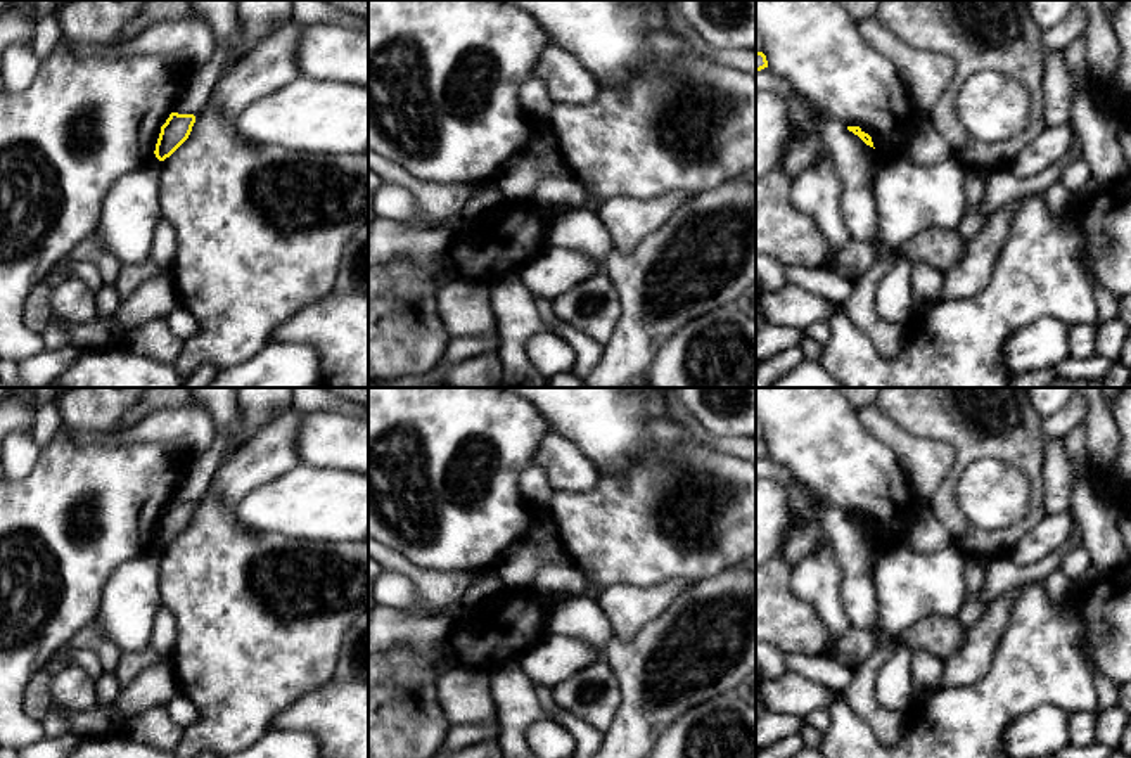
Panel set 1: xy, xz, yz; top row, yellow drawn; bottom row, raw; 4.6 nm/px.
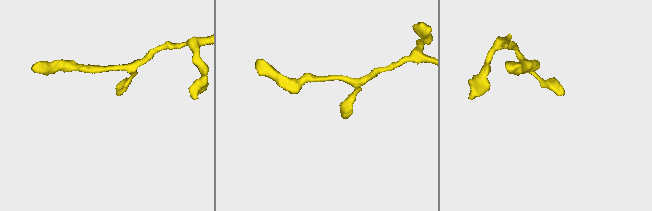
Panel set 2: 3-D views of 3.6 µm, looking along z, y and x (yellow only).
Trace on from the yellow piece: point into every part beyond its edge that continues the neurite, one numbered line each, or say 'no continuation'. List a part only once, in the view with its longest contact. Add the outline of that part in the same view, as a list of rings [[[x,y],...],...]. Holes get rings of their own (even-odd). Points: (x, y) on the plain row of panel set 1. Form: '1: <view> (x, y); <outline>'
no continuation

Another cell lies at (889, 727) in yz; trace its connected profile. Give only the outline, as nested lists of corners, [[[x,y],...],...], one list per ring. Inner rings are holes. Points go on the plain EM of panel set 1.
[[[896,639],[887,647],[872,652],[853,668],[853,680],[844,689],[849,708],[873,730],[884,746],[896,746],[906,736],[906,711],[892,713],[884,710],[875,697],[877,675],[882,665],[899,649],[903,642]]]

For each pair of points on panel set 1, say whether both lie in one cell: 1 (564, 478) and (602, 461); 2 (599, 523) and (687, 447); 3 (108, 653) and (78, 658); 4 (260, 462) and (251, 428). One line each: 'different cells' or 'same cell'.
1: different cells
2: same cell
3: different cells
4: different cells

